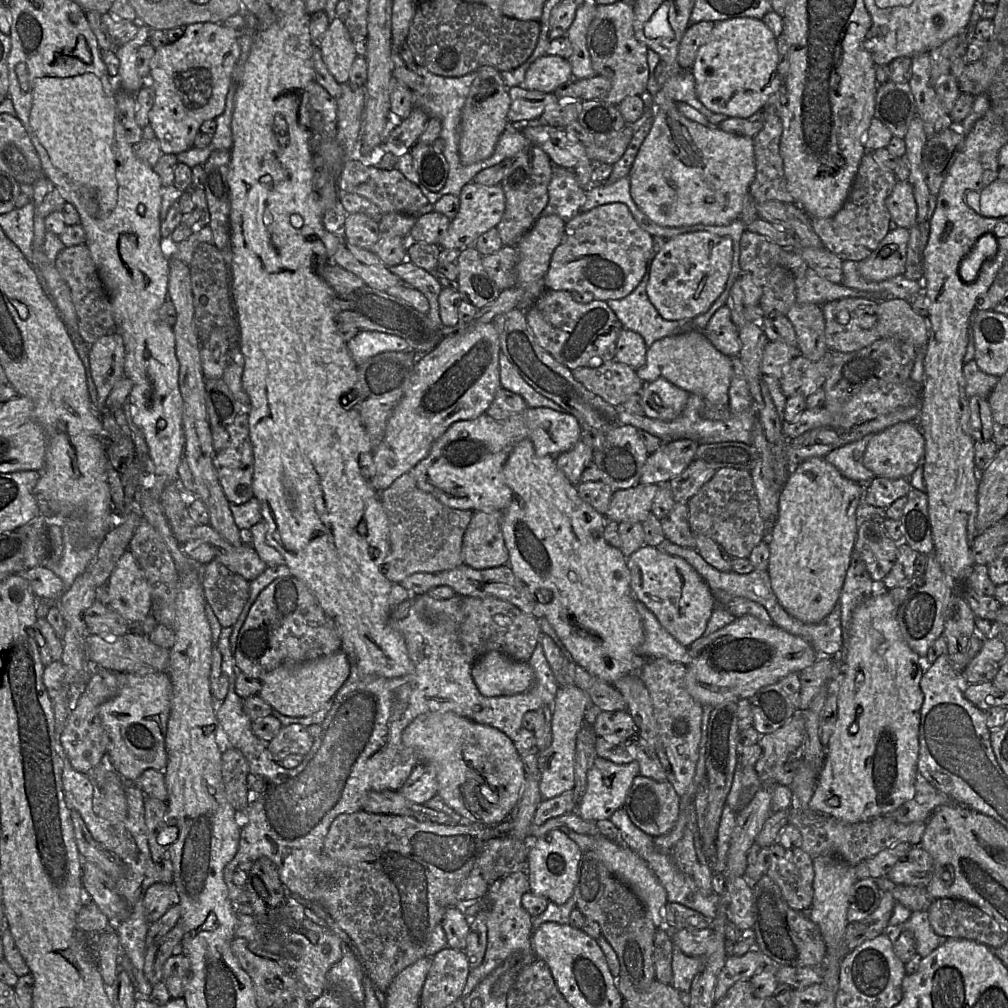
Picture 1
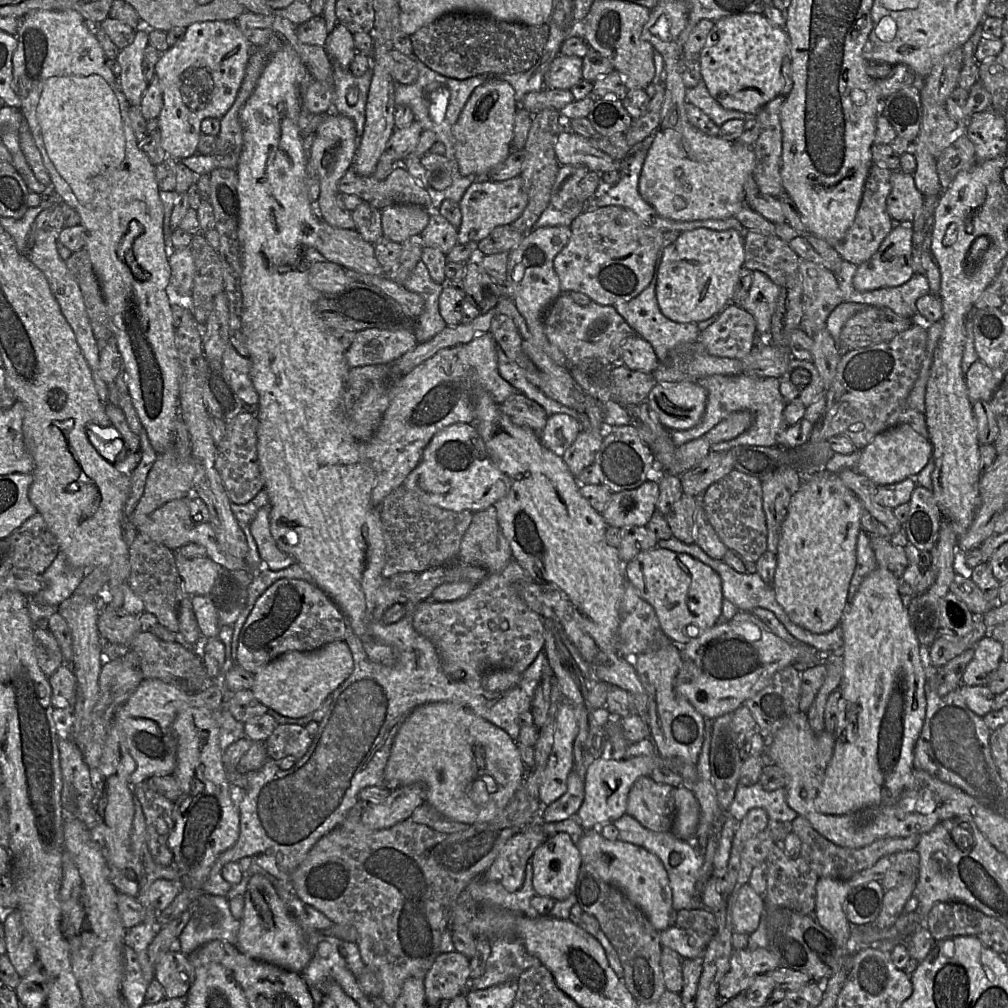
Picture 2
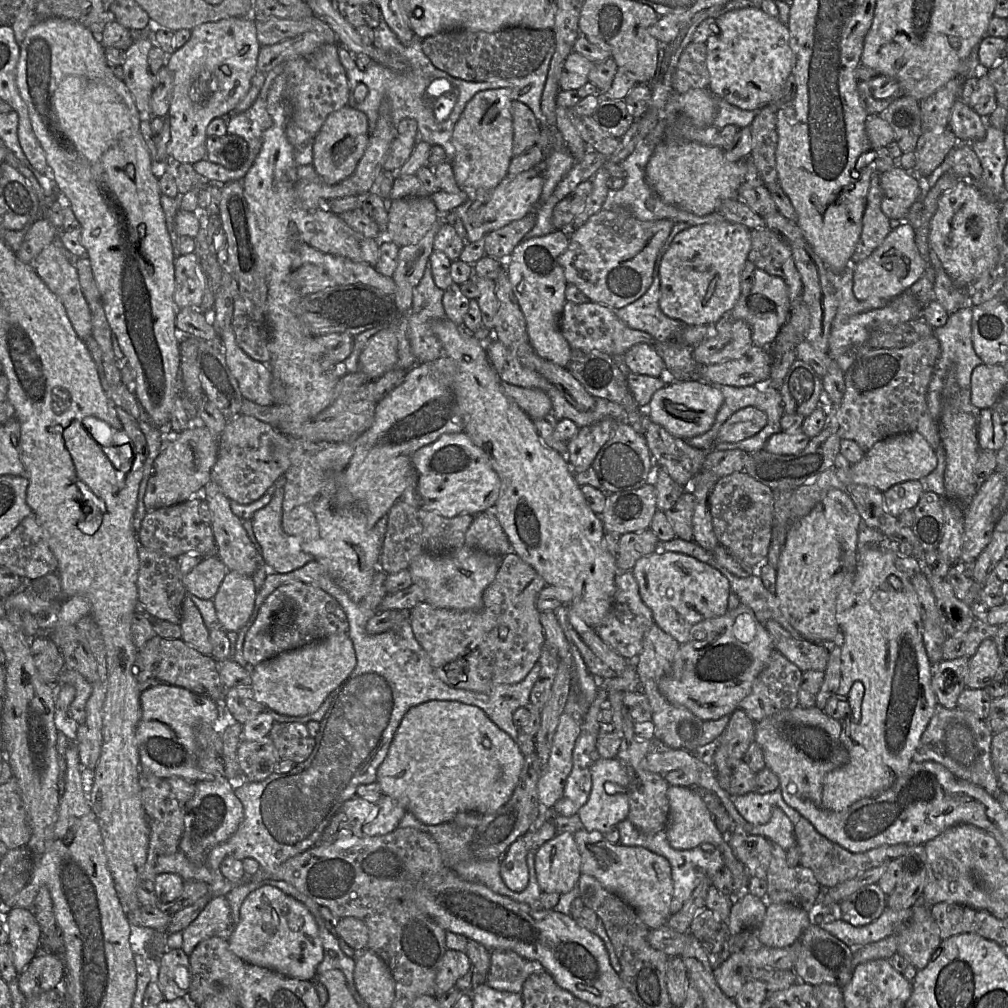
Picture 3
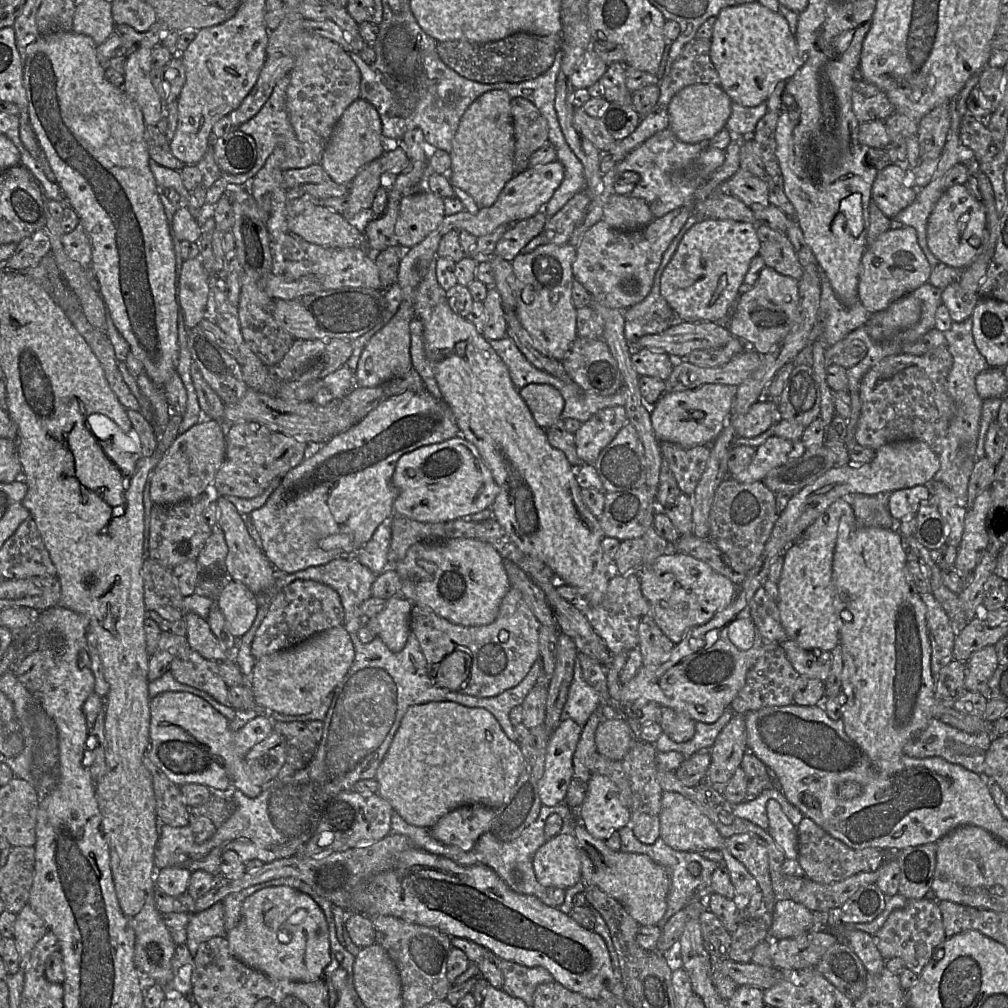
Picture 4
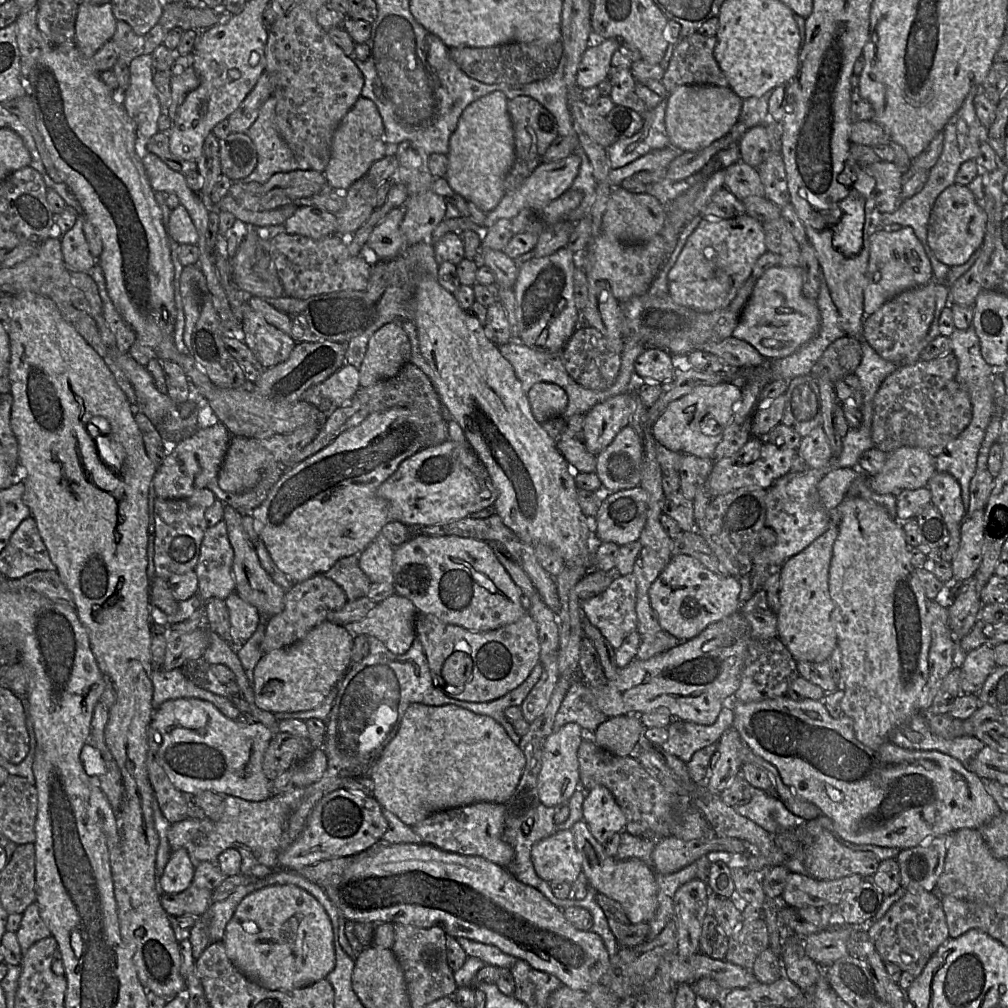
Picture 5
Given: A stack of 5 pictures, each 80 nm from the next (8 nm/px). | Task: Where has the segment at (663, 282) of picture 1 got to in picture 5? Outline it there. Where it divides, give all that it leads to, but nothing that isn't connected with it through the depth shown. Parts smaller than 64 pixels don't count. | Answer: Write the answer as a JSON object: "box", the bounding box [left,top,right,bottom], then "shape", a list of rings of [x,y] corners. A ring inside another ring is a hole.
{"box":[668,214,767,313],"shape":[[[744,214],[729,219],[702,218],[687,238],[674,266],[668,273],[668,294],[676,304],[702,313],[726,308],[751,276],[757,259],[765,252],[767,248],[763,224],[753,217]]]}

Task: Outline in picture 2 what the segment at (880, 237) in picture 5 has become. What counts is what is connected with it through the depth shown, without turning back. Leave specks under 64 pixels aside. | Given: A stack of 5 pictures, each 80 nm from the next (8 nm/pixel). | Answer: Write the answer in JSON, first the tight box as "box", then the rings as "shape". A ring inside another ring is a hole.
{"box":[853,224,915,292],"shape":[[[900,224],[892,229],[877,251],[858,265],[853,286],[860,292],[906,283],[915,273],[912,268],[911,224]]]}

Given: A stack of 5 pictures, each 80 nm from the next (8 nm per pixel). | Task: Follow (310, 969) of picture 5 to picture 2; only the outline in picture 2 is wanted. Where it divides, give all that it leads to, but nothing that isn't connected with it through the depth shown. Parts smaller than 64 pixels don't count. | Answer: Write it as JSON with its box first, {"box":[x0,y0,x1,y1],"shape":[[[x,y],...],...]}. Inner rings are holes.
{"box":[235,873,312,974],"shape":[[[261,873],[253,874],[244,894],[244,909],[235,945],[246,956],[276,965],[284,970],[300,974],[312,959],[304,933],[294,920],[289,908],[277,893],[271,881]]]}

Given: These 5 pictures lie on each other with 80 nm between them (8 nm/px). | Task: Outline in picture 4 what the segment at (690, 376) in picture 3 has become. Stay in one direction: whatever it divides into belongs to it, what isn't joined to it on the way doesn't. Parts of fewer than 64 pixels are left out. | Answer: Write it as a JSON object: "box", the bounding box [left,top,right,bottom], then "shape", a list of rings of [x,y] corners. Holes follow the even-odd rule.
{"box":[622,213,700,356],"shape":[[[693,213],[674,237],[663,254],[649,294],[640,302],[622,310],[625,320],[625,338],[630,346],[630,356],[633,350],[632,343],[636,339],[648,334],[660,333],[679,322],[679,318],[661,295],[661,277],[684,234],[700,219],[700,215]]]}

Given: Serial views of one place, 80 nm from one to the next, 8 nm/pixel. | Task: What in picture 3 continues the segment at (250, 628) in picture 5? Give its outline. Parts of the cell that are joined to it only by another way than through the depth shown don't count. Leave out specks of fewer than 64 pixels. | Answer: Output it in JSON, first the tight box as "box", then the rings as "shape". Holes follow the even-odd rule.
{"box":[213,571,256,632],"shape":[[[228,571],[213,601],[219,625],[225,631],[238,632],[251,617],[256,588],[252,577]]]}

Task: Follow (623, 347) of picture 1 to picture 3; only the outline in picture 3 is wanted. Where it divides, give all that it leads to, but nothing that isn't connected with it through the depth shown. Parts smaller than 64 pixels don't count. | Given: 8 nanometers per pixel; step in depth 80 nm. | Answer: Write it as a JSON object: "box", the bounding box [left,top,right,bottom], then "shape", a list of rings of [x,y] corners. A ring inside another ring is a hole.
{"box":[619,343,666,377],"shape":[[[638,343],[630,347],[619,359],[629,373],[664,377],[666,367],[653,346]]]}

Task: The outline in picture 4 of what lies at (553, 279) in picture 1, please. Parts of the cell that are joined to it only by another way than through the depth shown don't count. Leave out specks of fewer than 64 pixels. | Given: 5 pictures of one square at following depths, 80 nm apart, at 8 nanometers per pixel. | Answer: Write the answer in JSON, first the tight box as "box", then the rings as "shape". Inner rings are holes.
{"box":[572,206,693,310],"shape":[[[682,206],[632,231],[614,229],[601,219],[576,247],[572,264],[574,279],[584,286],[592,299],[606,307],[618,310],[631,307],[649,294],[664,252],[693,213],[693,206]]]}

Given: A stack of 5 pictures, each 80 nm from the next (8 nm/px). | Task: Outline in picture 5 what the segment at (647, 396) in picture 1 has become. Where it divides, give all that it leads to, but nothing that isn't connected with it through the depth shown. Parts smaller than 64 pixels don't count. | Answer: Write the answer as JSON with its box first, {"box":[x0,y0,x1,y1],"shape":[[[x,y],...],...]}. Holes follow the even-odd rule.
{"box":[652,382,741,459],"shape":[[[731,382],[698,386],[667,406],[652,427],[653,436],[672,451],[712,459],[740,399],[741,388]]]}

